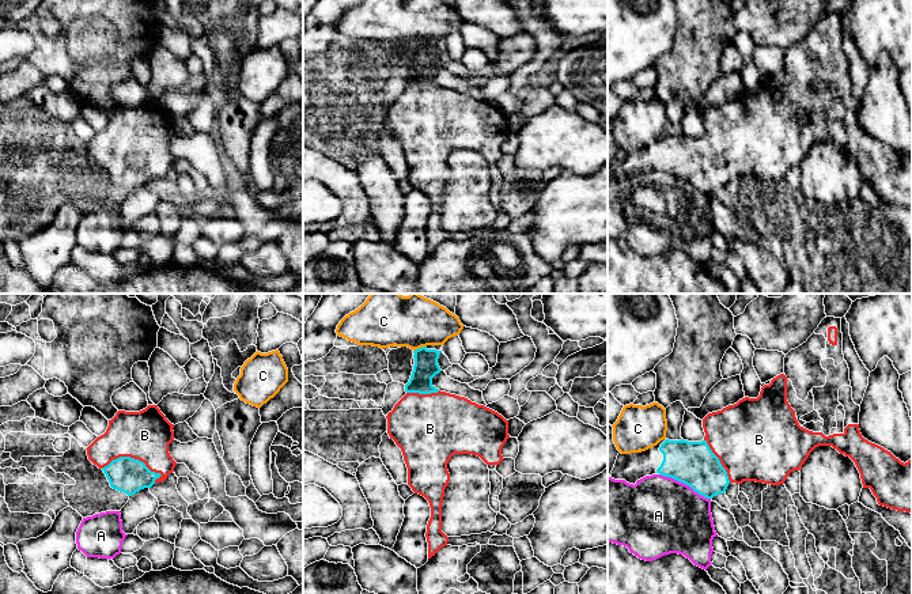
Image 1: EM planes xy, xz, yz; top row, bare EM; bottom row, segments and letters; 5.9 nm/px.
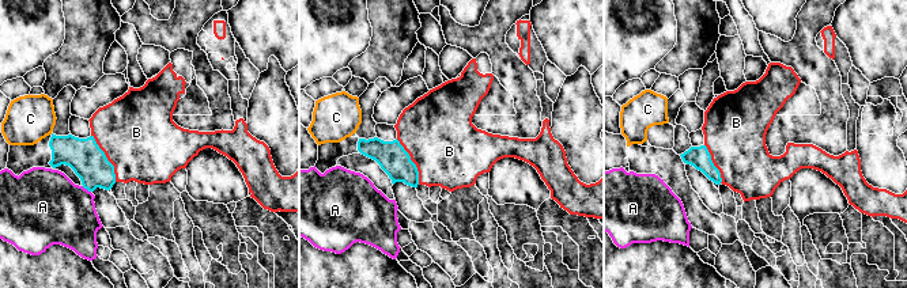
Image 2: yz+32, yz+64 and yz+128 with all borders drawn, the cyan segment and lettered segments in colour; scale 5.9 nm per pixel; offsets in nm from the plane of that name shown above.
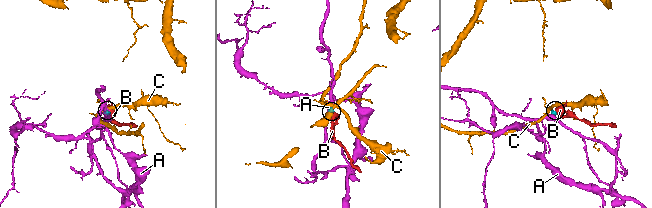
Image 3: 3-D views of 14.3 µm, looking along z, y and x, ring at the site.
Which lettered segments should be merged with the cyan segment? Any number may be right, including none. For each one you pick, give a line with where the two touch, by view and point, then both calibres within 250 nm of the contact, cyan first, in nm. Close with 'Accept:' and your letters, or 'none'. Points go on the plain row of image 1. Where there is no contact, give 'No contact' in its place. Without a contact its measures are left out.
B: Touches cyan at xy (132, 154). Thickness 220 nm (cyan) against 300 nm
Accept: B

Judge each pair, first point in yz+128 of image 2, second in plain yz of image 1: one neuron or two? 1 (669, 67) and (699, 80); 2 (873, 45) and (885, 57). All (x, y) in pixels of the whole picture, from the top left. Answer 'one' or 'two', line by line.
1: one
2: two

